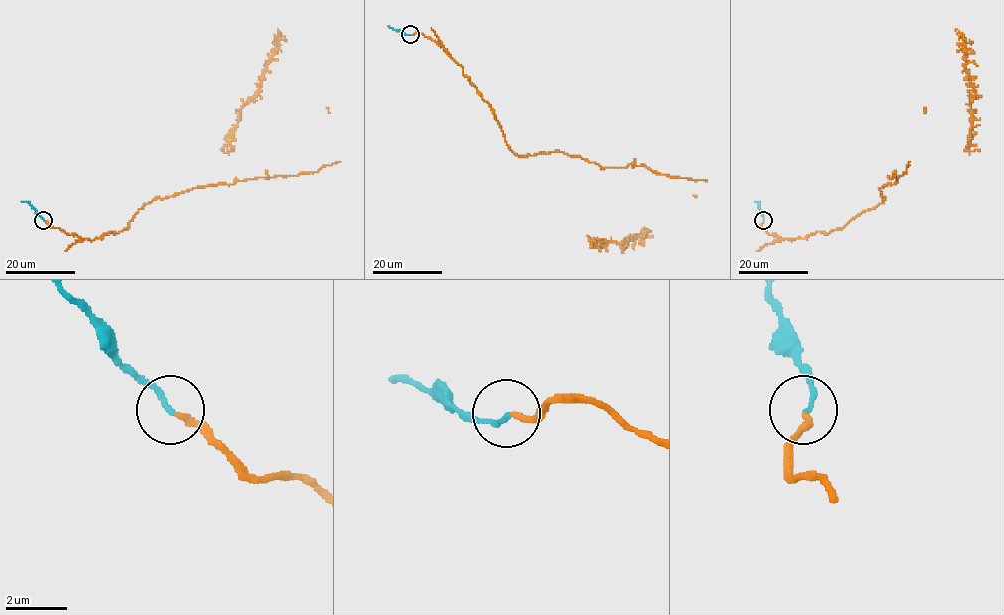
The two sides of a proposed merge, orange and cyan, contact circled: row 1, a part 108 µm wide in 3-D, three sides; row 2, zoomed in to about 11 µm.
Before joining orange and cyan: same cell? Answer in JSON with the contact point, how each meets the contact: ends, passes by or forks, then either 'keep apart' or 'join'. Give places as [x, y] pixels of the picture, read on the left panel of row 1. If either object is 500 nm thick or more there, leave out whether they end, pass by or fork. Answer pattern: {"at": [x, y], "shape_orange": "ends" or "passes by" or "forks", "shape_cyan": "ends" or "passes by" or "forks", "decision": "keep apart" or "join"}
{"at": [43, 220], "shape_orange": "ends", "shape_cyan": "ends", "decision": "join"}

